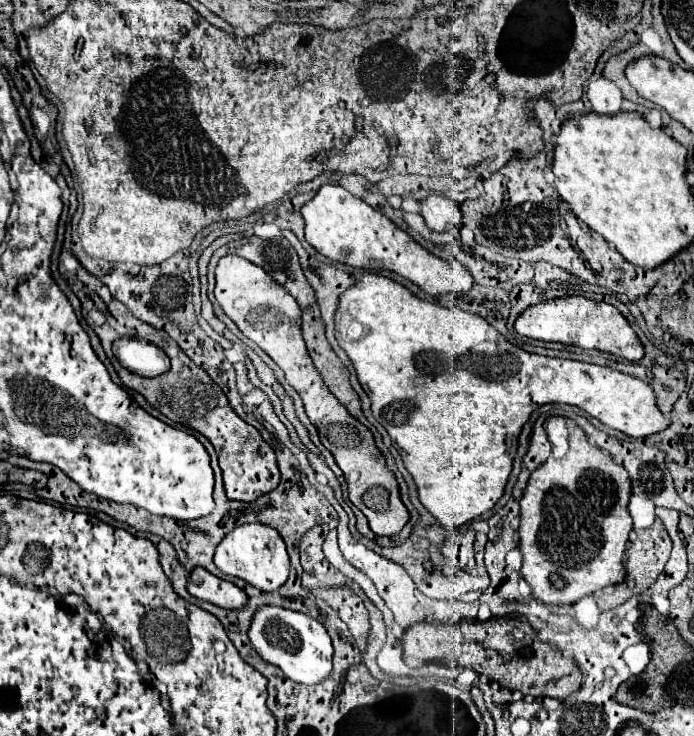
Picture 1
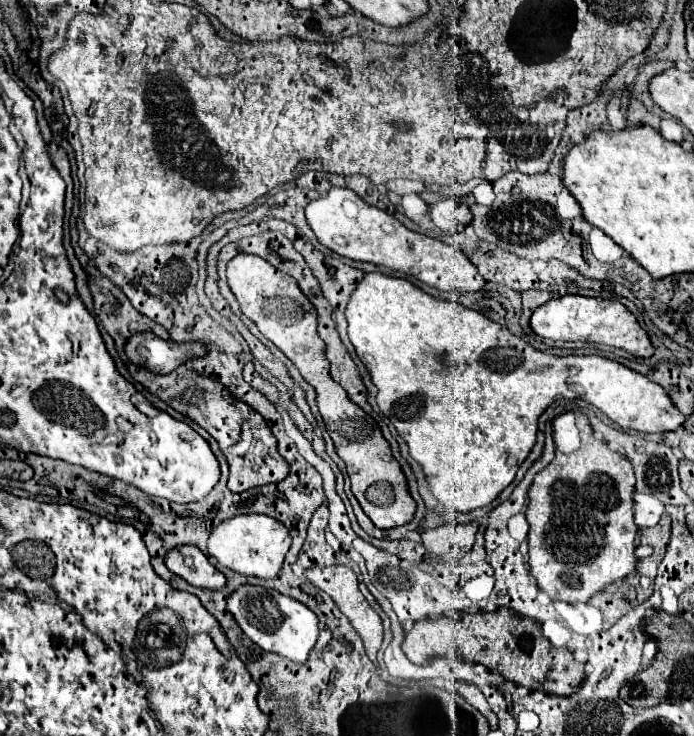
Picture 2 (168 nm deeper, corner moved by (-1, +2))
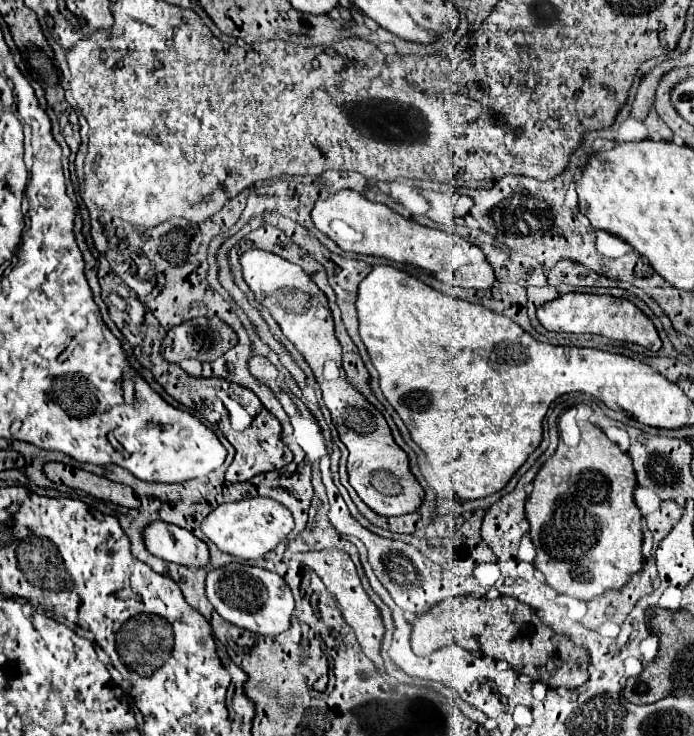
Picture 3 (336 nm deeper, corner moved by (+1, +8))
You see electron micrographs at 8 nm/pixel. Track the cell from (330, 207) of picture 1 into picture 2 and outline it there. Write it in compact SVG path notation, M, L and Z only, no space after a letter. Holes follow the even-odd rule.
M331 187L327 195L307 205L305 215L319 243L323 243L325 247L329 247L331 251L343 257L385 265L389 269L411 275L439 291L467 293L467 291L479 291L485 285L485 279L479 275L479 271L463 253L463 249L407 229L393 215L367 205L351 189Z

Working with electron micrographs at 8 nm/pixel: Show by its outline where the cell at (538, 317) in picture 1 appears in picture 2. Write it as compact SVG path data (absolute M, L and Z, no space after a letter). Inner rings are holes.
M565 295L561 299L549 301L535 309L531 317L531 327L539 337L561 339L561 341L593 341L603 345L613 345L625 349L637 357L651 357L655 347L649 341L649 335L641 329L635 315L621 305L619 301L591 299L581 295Z

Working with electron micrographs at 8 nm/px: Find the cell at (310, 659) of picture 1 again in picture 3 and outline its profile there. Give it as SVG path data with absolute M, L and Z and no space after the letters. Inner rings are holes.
M233 561L221 569L209 571L205 585L207 585L207 599L225 621L251 633L269 637L277 637L289 631L295 613L295 599L285 579L279 577L277 573Z

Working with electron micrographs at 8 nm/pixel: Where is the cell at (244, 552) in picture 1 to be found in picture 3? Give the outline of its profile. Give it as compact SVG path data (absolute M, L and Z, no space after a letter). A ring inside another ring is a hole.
M265 497L245 499L237 503L225 503L219 505L215 511L211 511L205 521L201 523L201 531L223 551L233 557L239 557L243 561L257 561L265 557L269 551L273 551L291 531L295 523L291 513L281 507L281 503Z

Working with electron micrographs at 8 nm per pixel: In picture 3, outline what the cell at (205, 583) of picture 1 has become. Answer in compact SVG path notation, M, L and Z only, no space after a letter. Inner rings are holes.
M157 521L145 529L143 537L147 551L169 563L195 569L209 565L207 545L187 529L165 521Z

